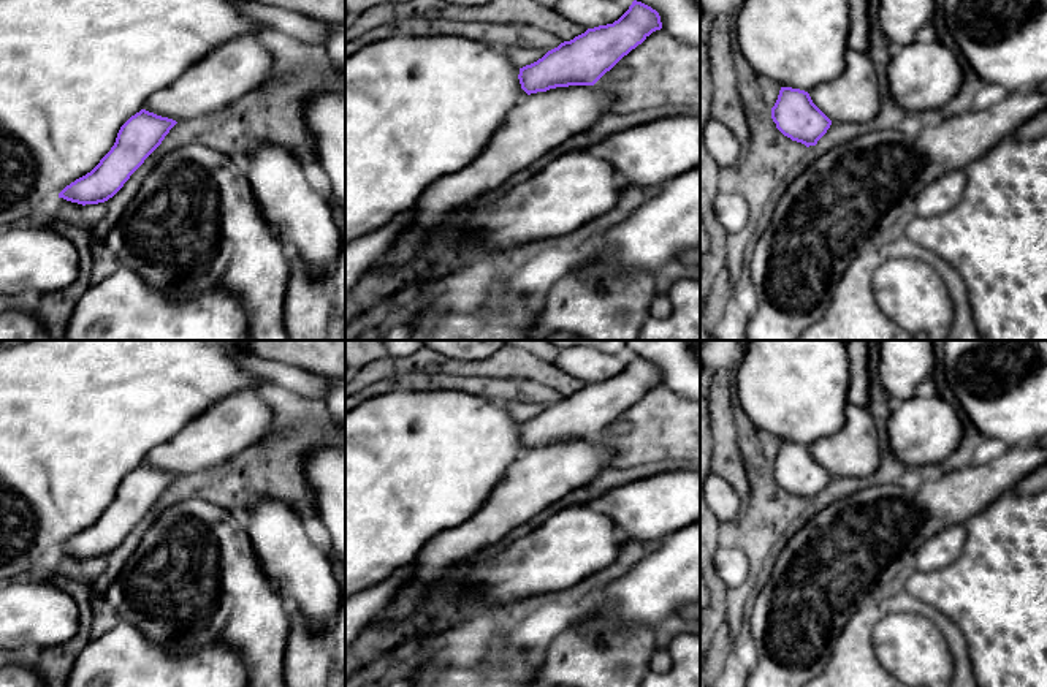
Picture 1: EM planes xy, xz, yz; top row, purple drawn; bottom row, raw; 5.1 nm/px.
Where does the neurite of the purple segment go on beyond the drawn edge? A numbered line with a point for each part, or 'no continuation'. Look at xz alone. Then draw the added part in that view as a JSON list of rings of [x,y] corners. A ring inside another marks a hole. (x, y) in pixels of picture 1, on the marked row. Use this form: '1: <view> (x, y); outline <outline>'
1: xz (542, 121); outline [[[599,85],[556,87],[527,95],[512,109],[485,150],[474,161],[456,173],[439,177],[421,193],[413,206],[413,218],[396,236],[394,244],[383,255],[380,264],[398,268],[413,261],[423,253],[426,237],[431,233],[437,233],[451,214],[497,190],[512,176],[535,163],[551,149],[592,128],[599,117],[611,112],[615,101],[616,95]]]

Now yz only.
1: yz (852, 97); outline [[[847,49],[843,73],[814,87],[809,97],[832,122],[862,125],[873,120],[881,109],[873,60],[865,52]]]

